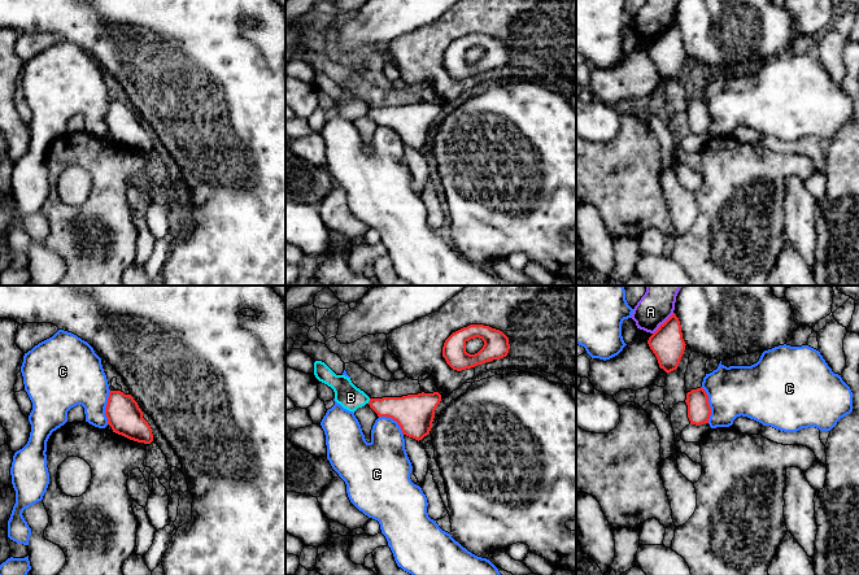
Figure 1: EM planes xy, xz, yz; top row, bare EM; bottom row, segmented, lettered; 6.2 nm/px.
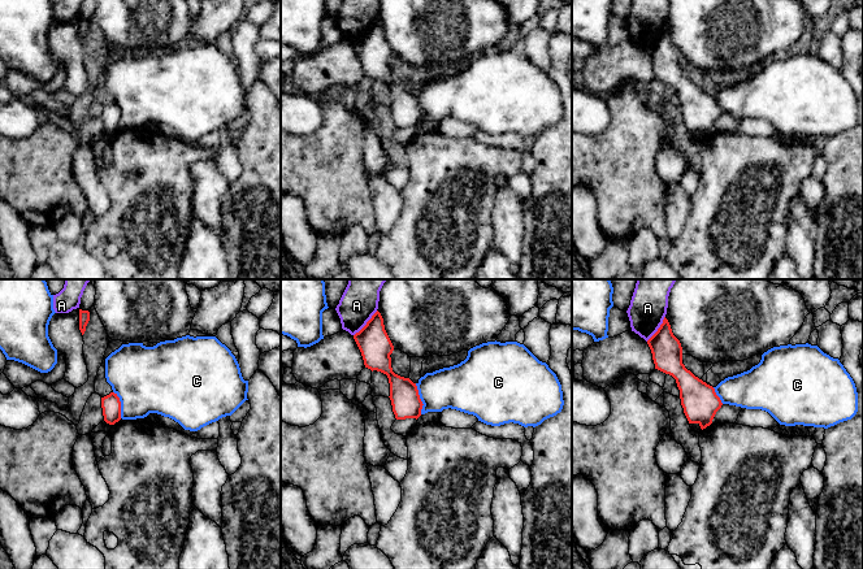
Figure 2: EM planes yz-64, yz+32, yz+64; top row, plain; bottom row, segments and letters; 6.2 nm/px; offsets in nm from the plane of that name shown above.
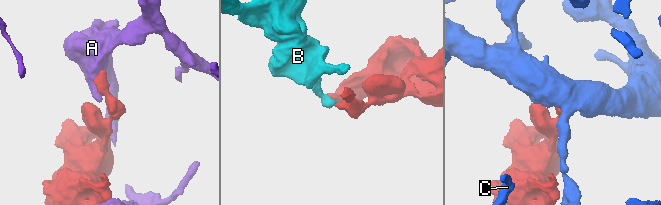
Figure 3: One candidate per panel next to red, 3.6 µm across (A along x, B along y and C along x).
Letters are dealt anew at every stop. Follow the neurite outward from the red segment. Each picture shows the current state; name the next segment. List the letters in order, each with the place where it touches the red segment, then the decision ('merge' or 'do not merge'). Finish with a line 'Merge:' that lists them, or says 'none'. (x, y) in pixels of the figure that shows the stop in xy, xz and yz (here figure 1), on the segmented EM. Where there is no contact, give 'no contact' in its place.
A: yz (663, 323) | do not merge
B: xz (369, 401) | do not merge
C: yz (709, 405) | do not merge
Merge: none

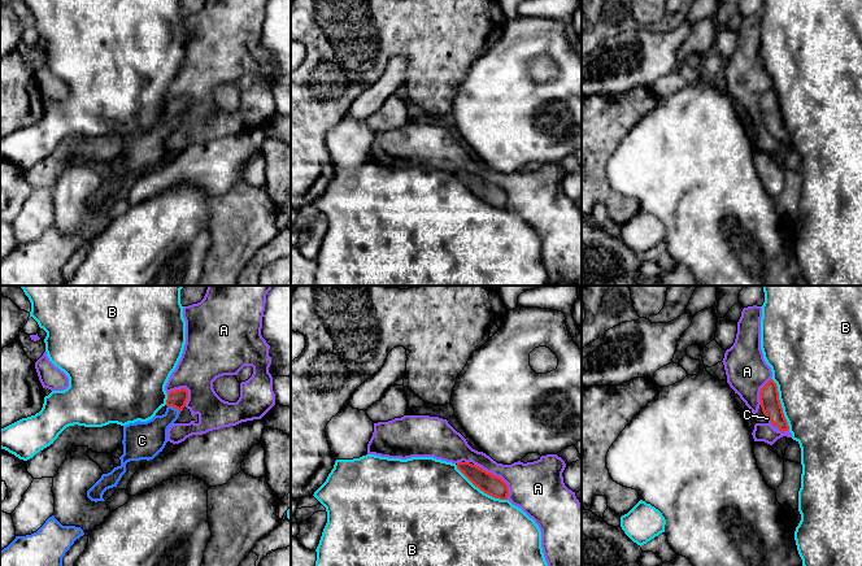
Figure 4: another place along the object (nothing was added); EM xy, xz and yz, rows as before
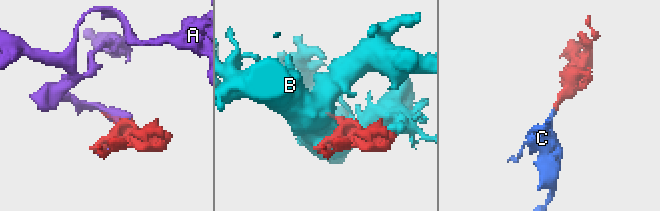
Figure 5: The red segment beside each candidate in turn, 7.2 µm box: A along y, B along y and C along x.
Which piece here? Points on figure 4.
A: xz (497, 477) | do not merge
B: xz (480, 490) | do not merge
C: xy (174, 406) | merge
Merge: C

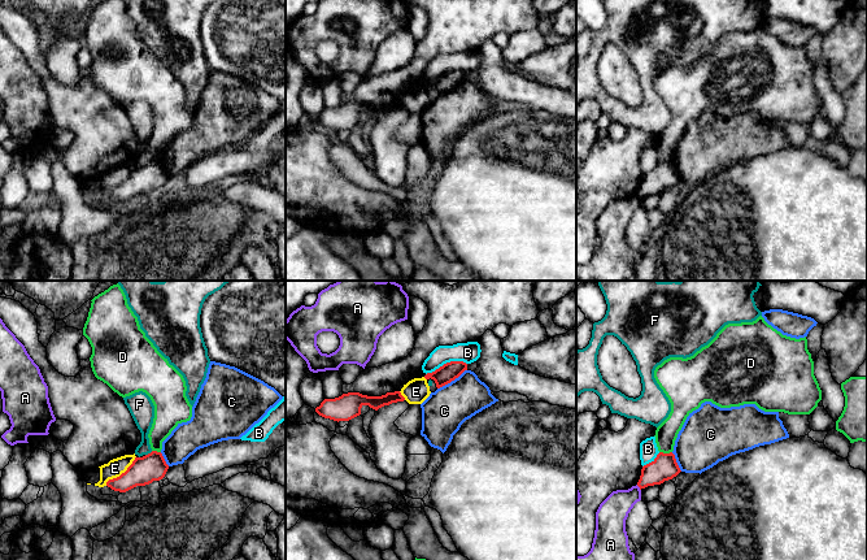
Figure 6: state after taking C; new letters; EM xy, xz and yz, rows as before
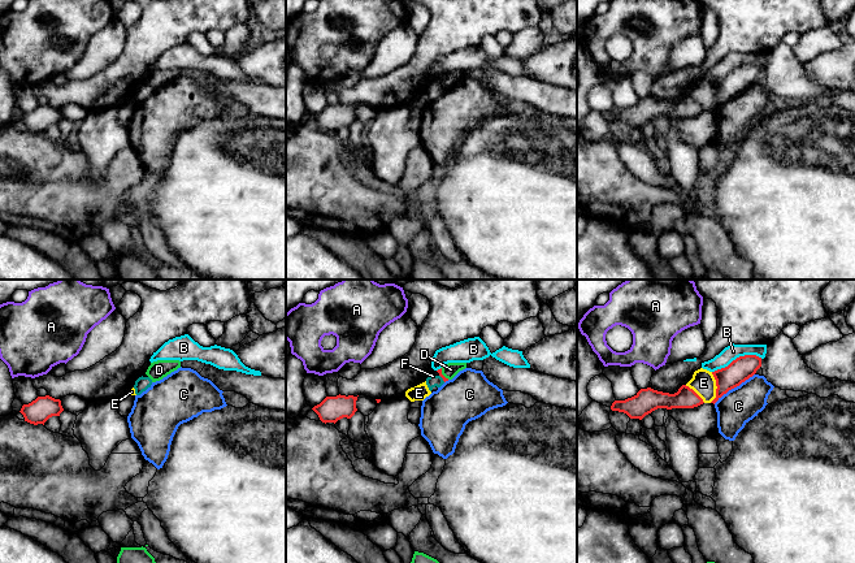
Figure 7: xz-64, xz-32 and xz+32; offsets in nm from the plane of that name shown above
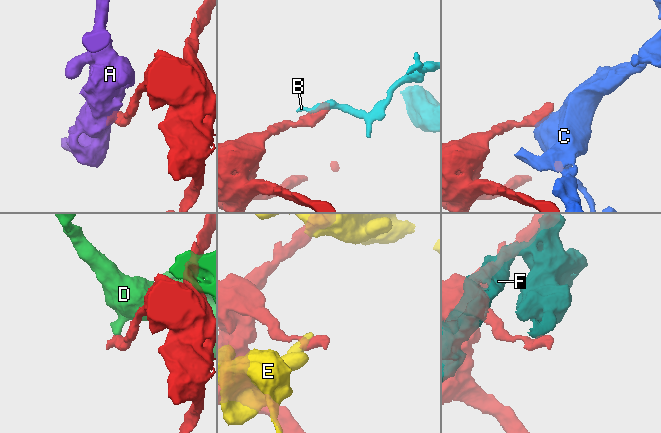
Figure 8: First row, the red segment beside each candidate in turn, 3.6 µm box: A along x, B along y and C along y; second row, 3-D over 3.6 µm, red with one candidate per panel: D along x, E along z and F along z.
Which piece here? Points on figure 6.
A: yz (639, 486) | do not merge
B: xz (447, 363) | do not merge
C: xz (452, 380) | do not merge
D: yz (666, 454) | do not merge
E: xy (122, 473) | do not merge
F: xy (148, 454) | do not merge
Merge: none

